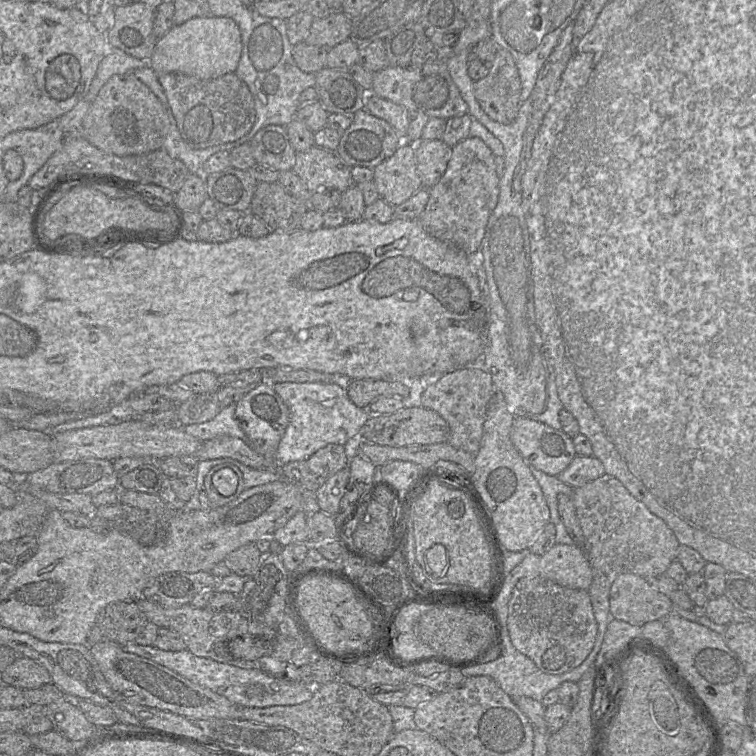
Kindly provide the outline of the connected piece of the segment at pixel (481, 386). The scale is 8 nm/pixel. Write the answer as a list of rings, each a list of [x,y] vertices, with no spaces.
[[[462,367],[438,375],[421,396],[421,405],[440,414],[450,427],[448,443],[476,454],[480,447],[488,403],[495,391],[491,375],[479,368]]]

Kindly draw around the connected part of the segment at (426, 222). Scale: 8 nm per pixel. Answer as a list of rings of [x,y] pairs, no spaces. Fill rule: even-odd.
[[[468,137],[452,147],[447,168],[440,180],[429,189],[429,200],[418,217],[427,233],[467,254],[479,250],[499,197],[500,178],[494,158],[491,149],[479,137]]]

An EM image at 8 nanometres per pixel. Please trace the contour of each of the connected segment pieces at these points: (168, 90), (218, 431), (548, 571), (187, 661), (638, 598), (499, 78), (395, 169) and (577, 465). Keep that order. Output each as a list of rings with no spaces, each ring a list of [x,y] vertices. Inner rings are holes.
[[[157,73],[183,140],[192,148],[204,149],[233,142],[246,135],[256,120],[253,96],[236,74],[200,79],[182,73]]]
[[[232,403],[223,408],[212,420],[182,427],[188,434],[196,437],[201,442],[219,436],[231,436],[247,440],[246,434],[236,419],[235,411],[236,403]]]
[[[556,543],[540,558],[539,576],[567,588],[588,590],[593,575],[584,549],[576,544]]]
[[[136,642],[123,647],[125,651],[150,659],[163,665],[191,682],[208,688],[214,693],[226,697],[238,706],[265,708],[270,706],[297,705],[309,701],[315,692],[314,685],[304,682],[280,679],[260,669],[242,669],[220,663],[210,658],[198,657],[188,649],[182,651],[164,651],[155,646],[141,646]]]
[[[619,574],[613,578],[609,591],[610,617],[625,621],[633,626],[642,627],[644,624],[665,619],[673,612],[670,598],[652,587],[646,579],[633,574]]]
[[[499,48],[484,78],[474,81],[474,94],[483,111],[494,121],[511,124],[520,105],[521,79],[511,53]]]
[[[403,141],[394,154],[373,169],[373,182],[379,197],[398,206],[422,188],[417,173],[415,144]]]
[[[576,455],[569,466],[557,477],[563,483],[573,487],[581,487],[605,474],[602,462],[591,456]]]

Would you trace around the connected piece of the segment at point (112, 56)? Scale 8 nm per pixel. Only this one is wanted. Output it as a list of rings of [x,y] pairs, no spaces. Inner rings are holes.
[[[108,47],[107,53],[100,62],[96,75],[83,99],[92,102],[110,77],[142,67],[150,67],[149,60],[138,59],[119,48]]]

